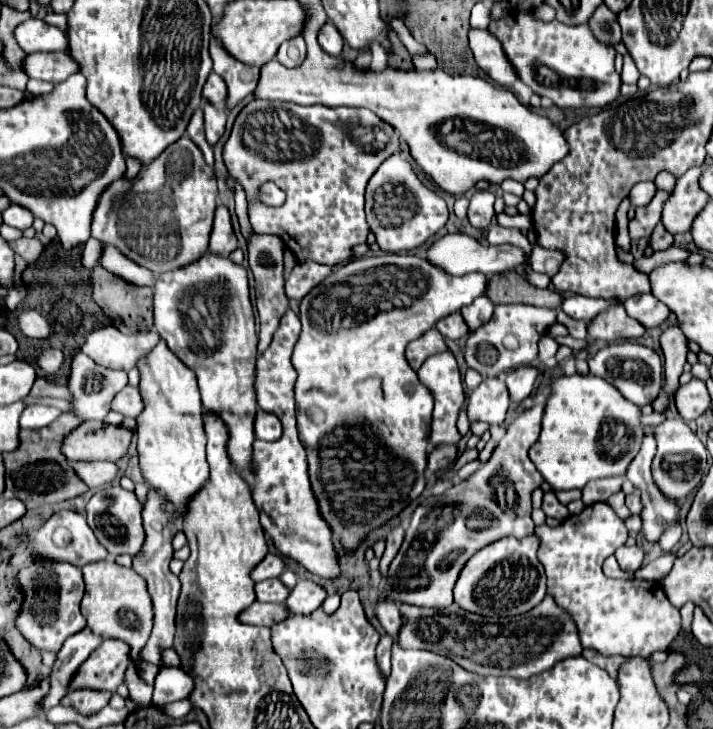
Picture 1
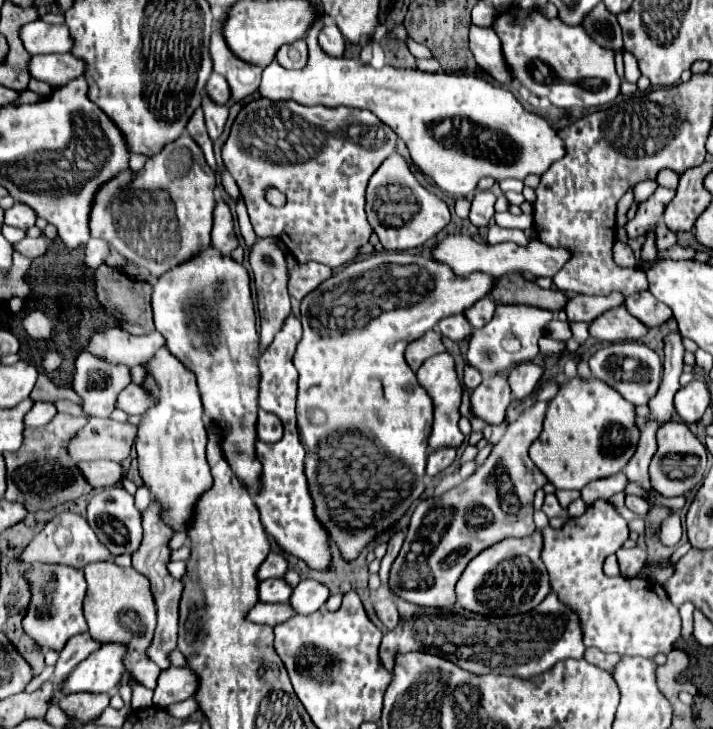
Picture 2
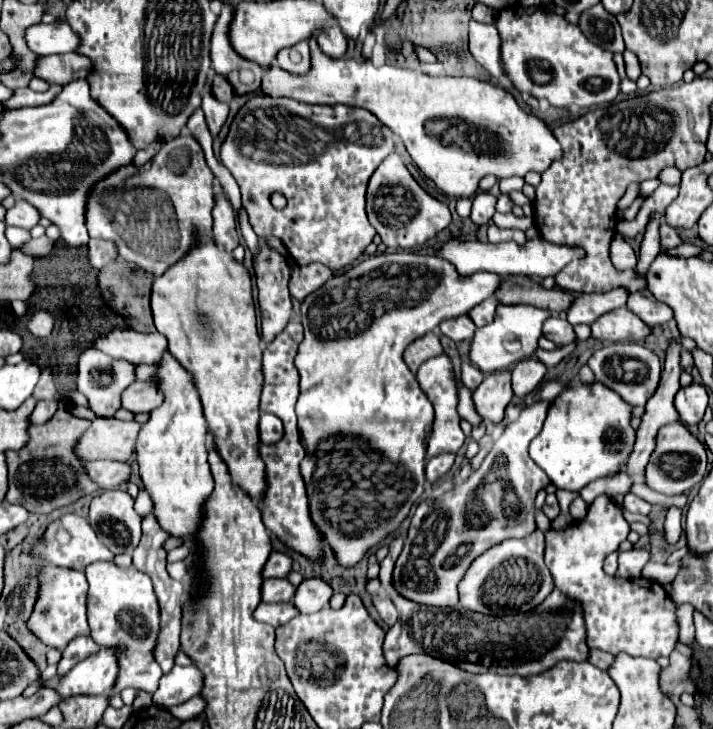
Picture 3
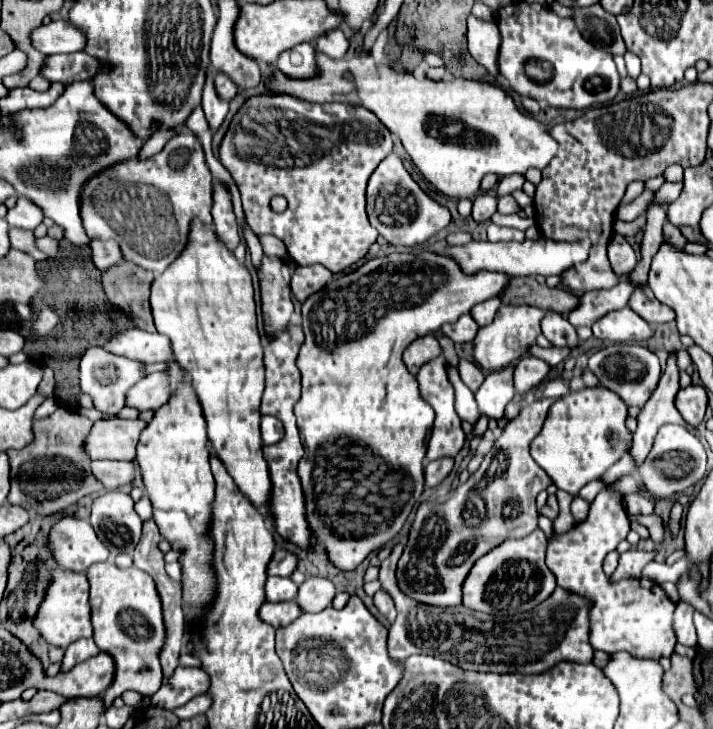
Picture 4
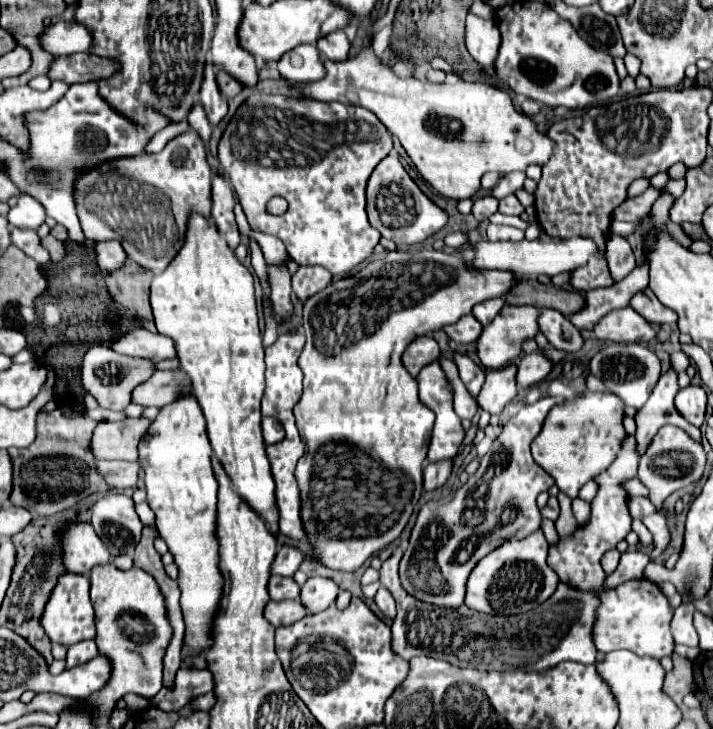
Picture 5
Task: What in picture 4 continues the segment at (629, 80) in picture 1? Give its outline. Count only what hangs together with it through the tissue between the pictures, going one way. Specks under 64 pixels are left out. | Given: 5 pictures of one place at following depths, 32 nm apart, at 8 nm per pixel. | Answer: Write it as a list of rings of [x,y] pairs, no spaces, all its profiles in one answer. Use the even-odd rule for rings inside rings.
[[[626,52],[624,54],[624,60],[626,60],[626,70],[628,70],[628,76],[630,78],[638,78],[640,76],[640,58],[632,52]]]

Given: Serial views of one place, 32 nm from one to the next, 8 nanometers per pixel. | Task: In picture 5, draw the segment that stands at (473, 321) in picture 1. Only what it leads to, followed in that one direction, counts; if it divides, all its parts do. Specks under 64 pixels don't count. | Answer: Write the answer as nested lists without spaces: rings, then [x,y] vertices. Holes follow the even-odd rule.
[[[492,298],[492,300],[486,300],[486,302],[480,302],[474,306],[472,314],[474,318],[480,322],[480,324],[490,324],[494,320],[494,316],[500,312],[500,308],[504,306],[504,298]]]

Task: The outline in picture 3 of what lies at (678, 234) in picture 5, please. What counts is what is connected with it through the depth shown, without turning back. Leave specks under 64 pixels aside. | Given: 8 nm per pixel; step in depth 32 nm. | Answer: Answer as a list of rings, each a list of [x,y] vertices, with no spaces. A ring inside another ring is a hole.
[[[662,220],[662,224],[660,224],[660,248],[668,250],[668,248],[674,248],[680,244],[682,244],[682,240],[680,240],[678,232]]]

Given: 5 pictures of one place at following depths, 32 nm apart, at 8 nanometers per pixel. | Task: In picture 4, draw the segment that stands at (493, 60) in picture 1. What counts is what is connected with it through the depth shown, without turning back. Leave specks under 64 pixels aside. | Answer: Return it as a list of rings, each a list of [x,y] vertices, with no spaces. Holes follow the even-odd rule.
[[[470,16],[468,18],[468,52],[494,78],[500,78],[498,48],[500,48],[500,34],[496,24]]]

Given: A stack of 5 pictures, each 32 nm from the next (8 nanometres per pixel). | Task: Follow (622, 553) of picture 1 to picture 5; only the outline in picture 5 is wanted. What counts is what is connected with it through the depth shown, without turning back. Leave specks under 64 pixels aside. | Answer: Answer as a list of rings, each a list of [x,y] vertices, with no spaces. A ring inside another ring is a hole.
[[[640,550],[636,552],[624,552],[620,558],[618,568],[606,578],[608,586],[616,586],[624,580],[632,580],[632,578],[642,578],[642,570],[644,566],[650,562],[650,554],[644,554]]]

